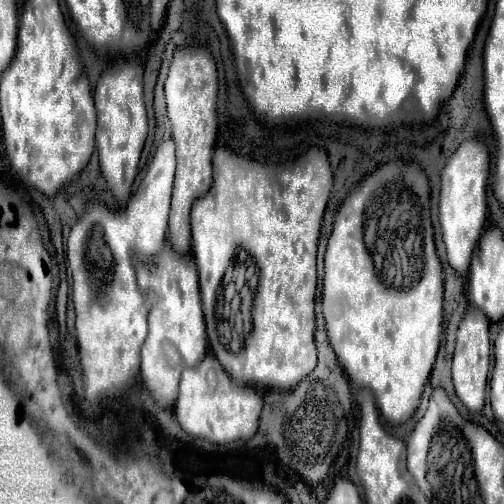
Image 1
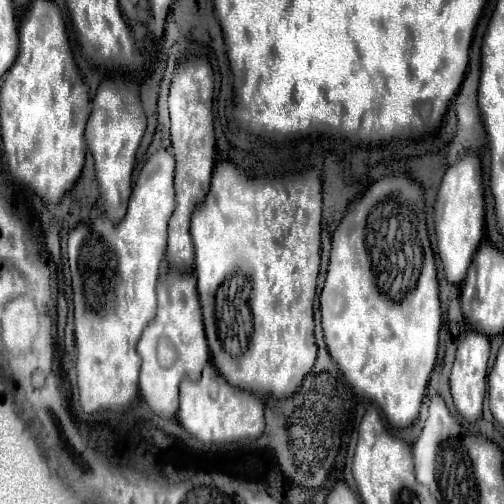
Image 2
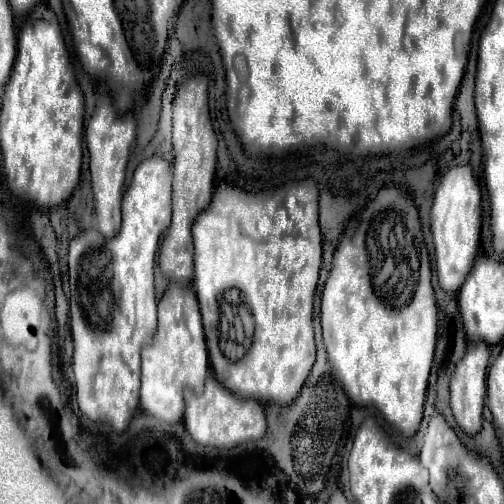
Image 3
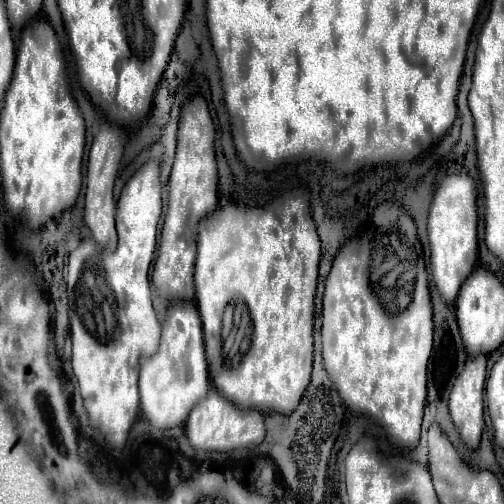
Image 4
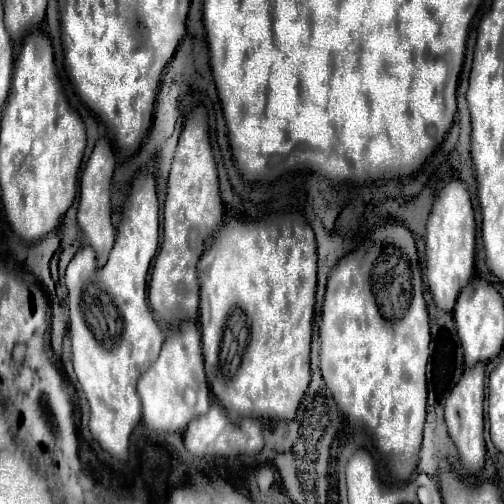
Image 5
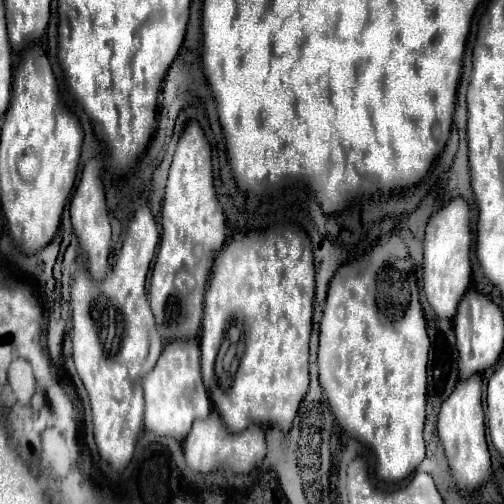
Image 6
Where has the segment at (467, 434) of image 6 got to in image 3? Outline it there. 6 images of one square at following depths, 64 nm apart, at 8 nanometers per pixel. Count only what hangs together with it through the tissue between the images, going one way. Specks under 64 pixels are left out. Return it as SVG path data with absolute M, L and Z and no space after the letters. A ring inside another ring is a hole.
M484 340L466 342L466 352L456 364L450 382L450 406L458 426L466 434L476 434L482 428L482 408L486 398L486 366L488 366L488 344Z

